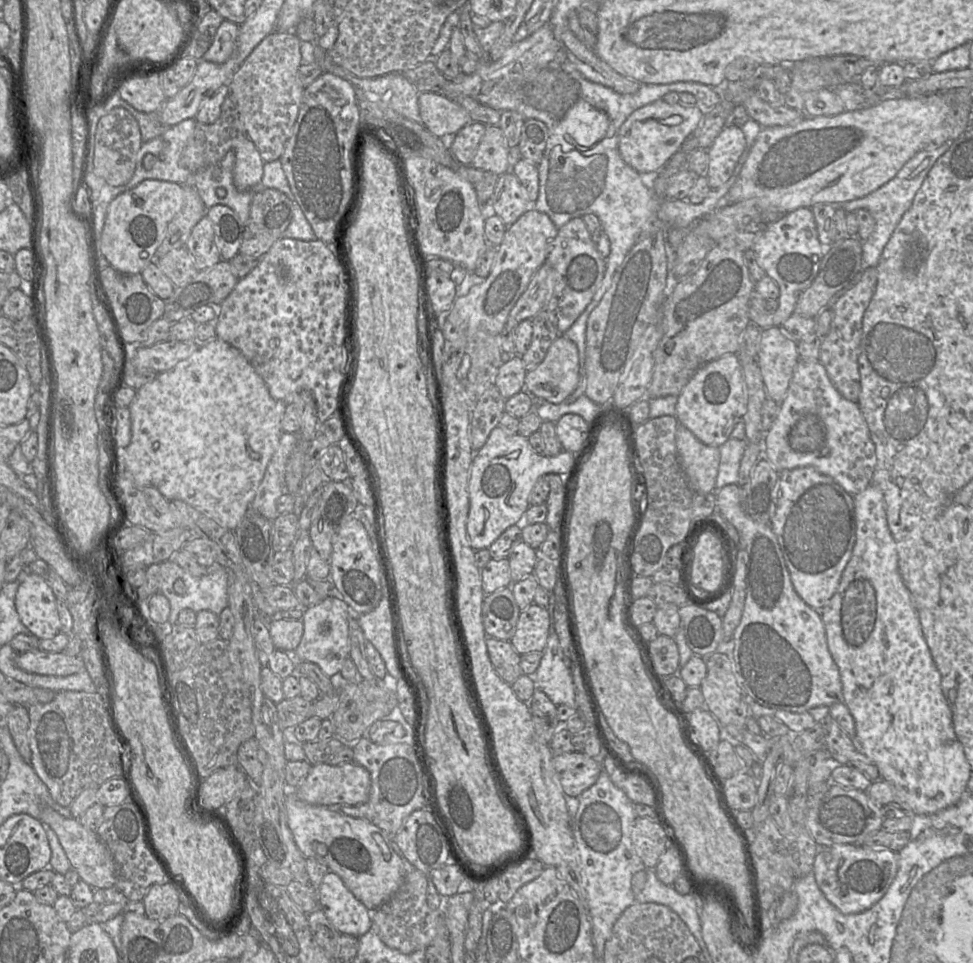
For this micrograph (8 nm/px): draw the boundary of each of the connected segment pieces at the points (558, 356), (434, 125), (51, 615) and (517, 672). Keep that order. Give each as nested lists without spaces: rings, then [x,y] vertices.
[[[560,335],[550,345],[544,360],[534,369],[528,371],[525,378],[525,390],[531,395],[542,398],[552,404],[561,404],[573,393],[580,380],[579,352],[576,344]]]
[[[419,93],[418,104],[422,124],[439,138],[455,135],[472,122],[462,106],[439,93]]]
[[[29,573],[19,586],[15,606],[21,622],[38,639],[51,639],[60,632],[57,598],[47,581]]]
[[[488,637],[486,646],[490,661],[503,681],[513,684],[522,675],[520,654],[513,648],[509,640]]]

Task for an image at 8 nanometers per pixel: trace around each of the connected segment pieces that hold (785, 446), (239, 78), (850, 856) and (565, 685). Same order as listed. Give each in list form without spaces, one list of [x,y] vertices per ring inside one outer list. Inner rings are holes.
[[[800,359],[780,413],[762,441],[763,456],[778,471],[814,467],[855,495],[870,484],[876,466],[875,445],[858,403],[845,399],[818,360]]]
[[[273,31],[240,64],[229,84],[246,135],[254,143],[264,162],[280,159],[292,135],[305,88],[299,78],[302,65],[301,41],[294,32]]]
[[[839,844],[819,848],[813,865],[816,883],[826,899],[843,914],[859,914],[888,891],[899,870],[899,854],[884,848]]]
[[[549,592],[548,606],[545,607],[550,617],[549,635],[546,642],[546,647],[542,652],[540,664],[533,675],[533,680],[535,682],[535,687],[541,689],[556,706],[564,704],[570,708],[576,709],[575,691],[572,676],[564,663],[563,652],[554,627],[554,606],[555,596],[553,592]]]

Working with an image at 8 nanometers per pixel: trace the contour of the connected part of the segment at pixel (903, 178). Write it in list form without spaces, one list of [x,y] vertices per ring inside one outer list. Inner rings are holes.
[[[946,141],[941,146],[933,149],[924,149],[917,152],[904,166],[899,170],[894,178],[872,193],[852,200],[849,202],[826,203],[832,205],[836,210],[843,208],[847,213],[855,212],[858,209],[868,210],[876,221],[875,229],[872,234],[863,242],[862,249],[862,270],[869,267],[876,267],[896,226],[902,219],[905,212],[911,207],[913,199],[920,189],[928,172],[933,167],[937,159],[942,156],[951,146],[951,142]]]

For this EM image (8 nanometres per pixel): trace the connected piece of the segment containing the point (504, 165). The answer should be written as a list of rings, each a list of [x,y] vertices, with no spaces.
[[[486,126],[471,166],[501,176],[509,172],[509,146],[499,126]]]

